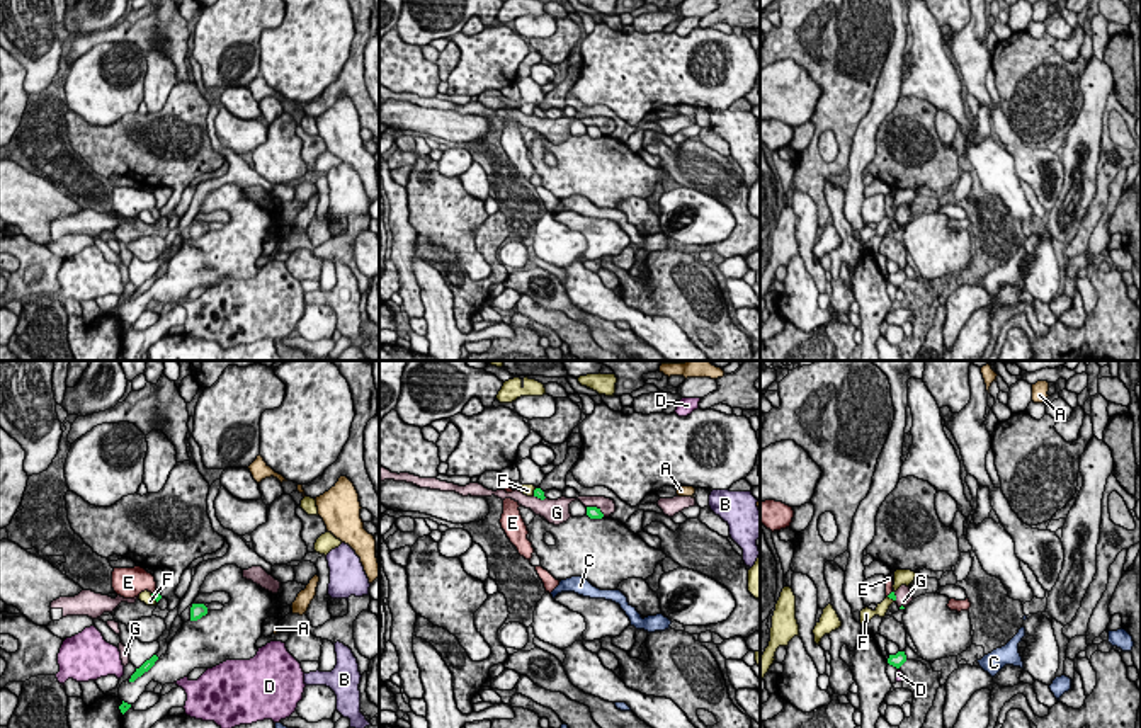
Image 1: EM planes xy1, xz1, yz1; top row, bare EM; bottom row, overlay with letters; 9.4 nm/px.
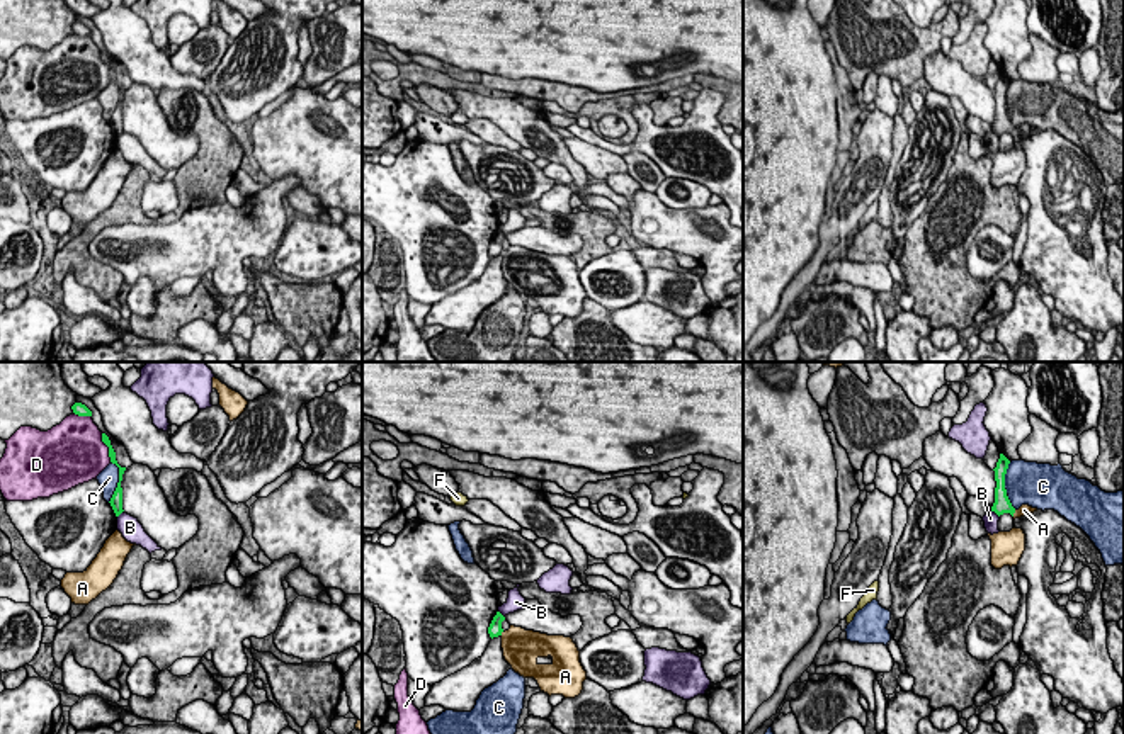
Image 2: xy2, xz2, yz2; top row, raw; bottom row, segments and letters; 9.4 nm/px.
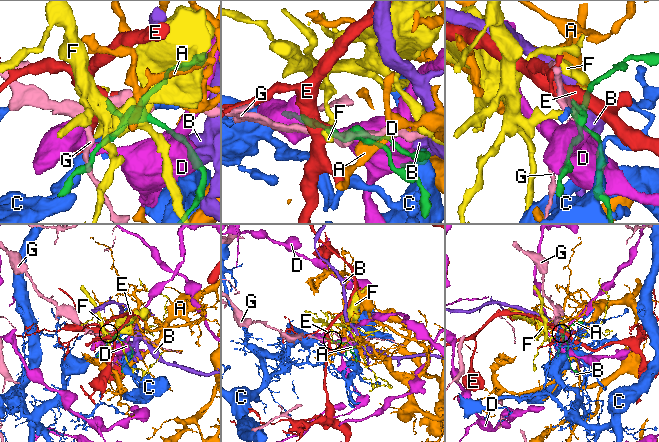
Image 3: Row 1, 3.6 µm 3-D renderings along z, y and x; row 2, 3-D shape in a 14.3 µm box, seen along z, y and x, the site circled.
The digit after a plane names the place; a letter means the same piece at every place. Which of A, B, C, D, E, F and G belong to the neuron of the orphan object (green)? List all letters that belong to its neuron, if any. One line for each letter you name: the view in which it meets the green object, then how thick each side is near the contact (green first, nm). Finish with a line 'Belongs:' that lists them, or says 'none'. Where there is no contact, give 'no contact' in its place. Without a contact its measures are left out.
E: contact in xy1; calibres 70 and 280 nm
Belongs: E

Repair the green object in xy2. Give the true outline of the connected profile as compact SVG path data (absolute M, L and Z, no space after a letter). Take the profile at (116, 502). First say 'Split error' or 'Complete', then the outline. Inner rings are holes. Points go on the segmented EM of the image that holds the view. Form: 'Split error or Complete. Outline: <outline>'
Complete. Outline: M102 433L102 442L109 447L111 462L119 467L119 483L117 483L117 488L116 488L116 491L114 491L111 501L109 501L111 506L112 506L112 510L114 510L114 513L116 513L116 517L119 517L119 515L124 511L124 510L122 510L122 488L121 488L121 481L122 481L122 474L124 474L126 467L121 467L121 466L117 464L117 460L116 460L116 452L114 452L114 449L112 449L112 445L111 445L111 440L109 440L109 437L107 437L105 433Z

